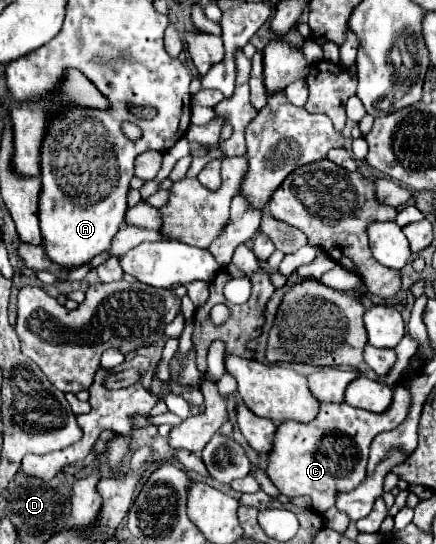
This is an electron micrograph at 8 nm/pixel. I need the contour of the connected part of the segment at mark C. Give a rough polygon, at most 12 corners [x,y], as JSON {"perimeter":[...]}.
{"perimeter":[[412,378],[382,414],[322,402],[282,422],[266,472],[324,514],[366,478],[372,438],[410,412]]}

